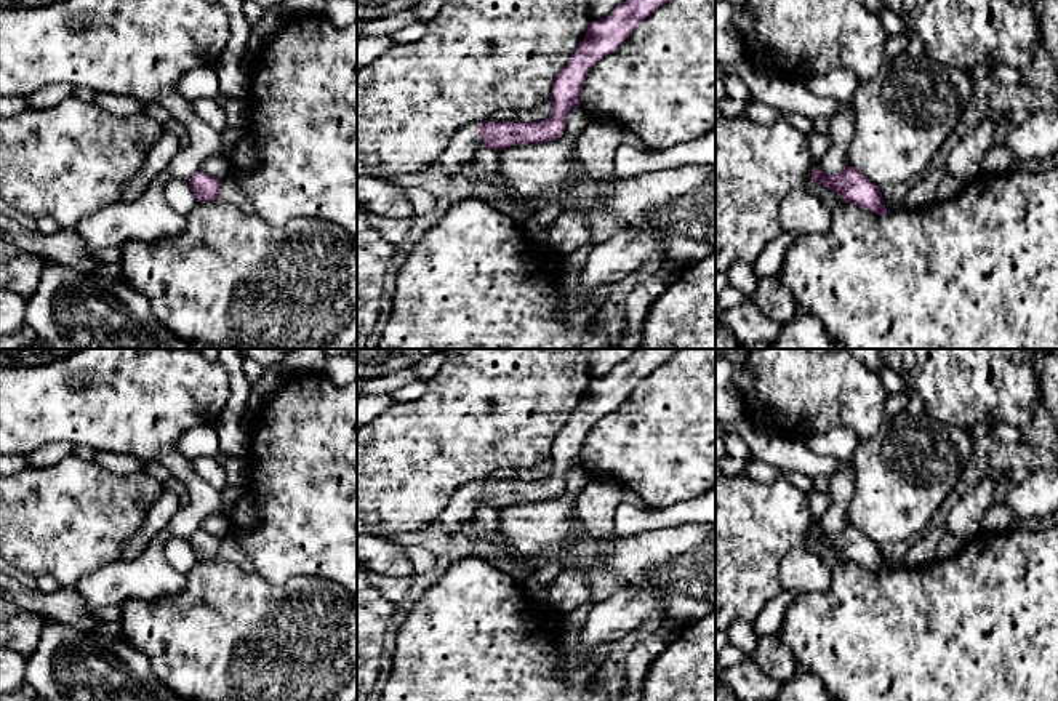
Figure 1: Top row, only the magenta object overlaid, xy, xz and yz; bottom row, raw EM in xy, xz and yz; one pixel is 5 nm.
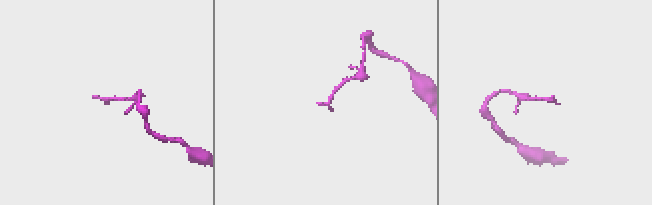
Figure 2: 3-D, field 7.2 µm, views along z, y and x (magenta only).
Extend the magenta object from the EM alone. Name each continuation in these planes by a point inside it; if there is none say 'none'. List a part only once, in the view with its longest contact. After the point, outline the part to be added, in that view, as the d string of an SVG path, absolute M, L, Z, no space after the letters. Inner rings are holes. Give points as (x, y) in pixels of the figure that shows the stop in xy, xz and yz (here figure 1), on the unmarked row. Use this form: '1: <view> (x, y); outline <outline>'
1: xz (463, 506); outline M479 482L467 483L451 496L443 512L421 530L439 527L448 536L461 535L463 527L477 514L480 506L485 506L485 499L479 491Z

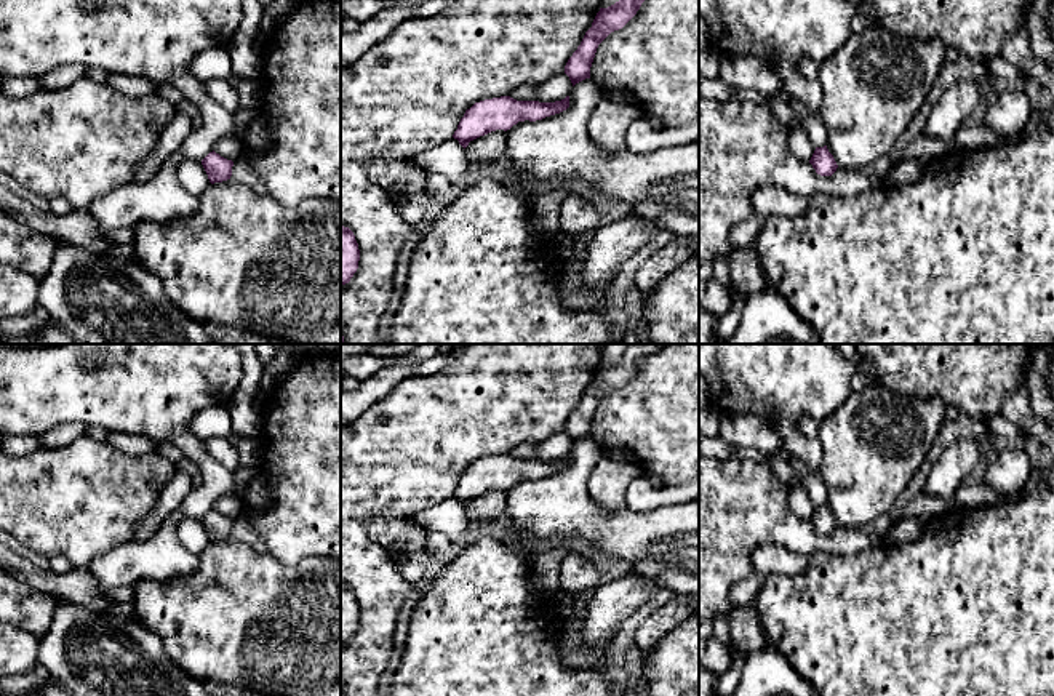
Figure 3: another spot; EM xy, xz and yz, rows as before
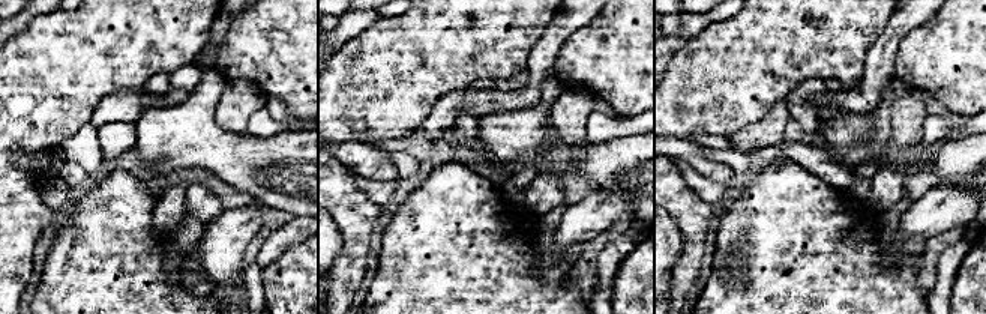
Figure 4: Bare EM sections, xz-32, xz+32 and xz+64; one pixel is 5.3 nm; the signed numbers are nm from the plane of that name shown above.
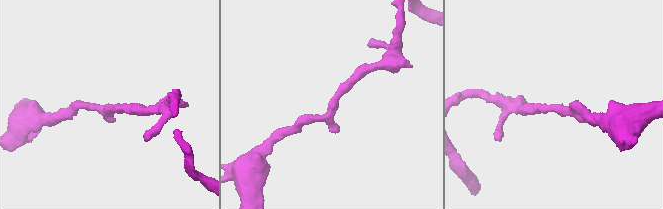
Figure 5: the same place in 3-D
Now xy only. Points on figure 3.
none

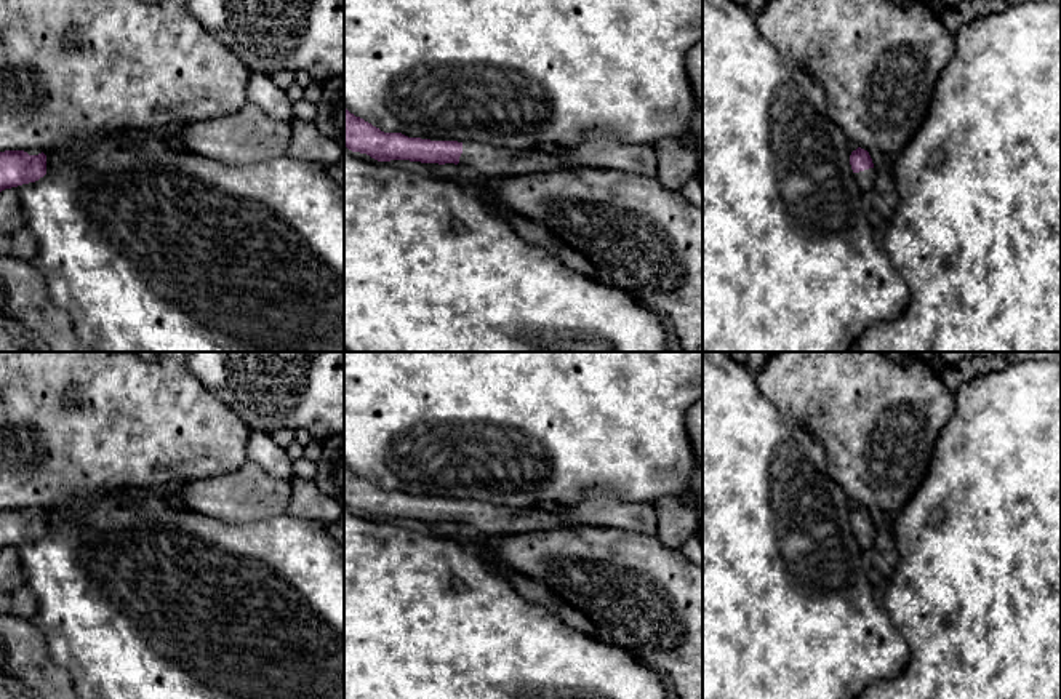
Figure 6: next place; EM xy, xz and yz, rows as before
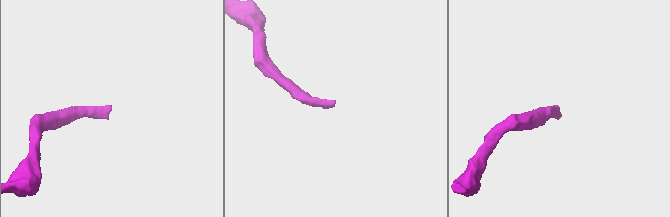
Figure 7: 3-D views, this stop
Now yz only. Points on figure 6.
1: yz (866, 538); outline M874 526L855 531L859 547L869 555L875 545L877 529Z

